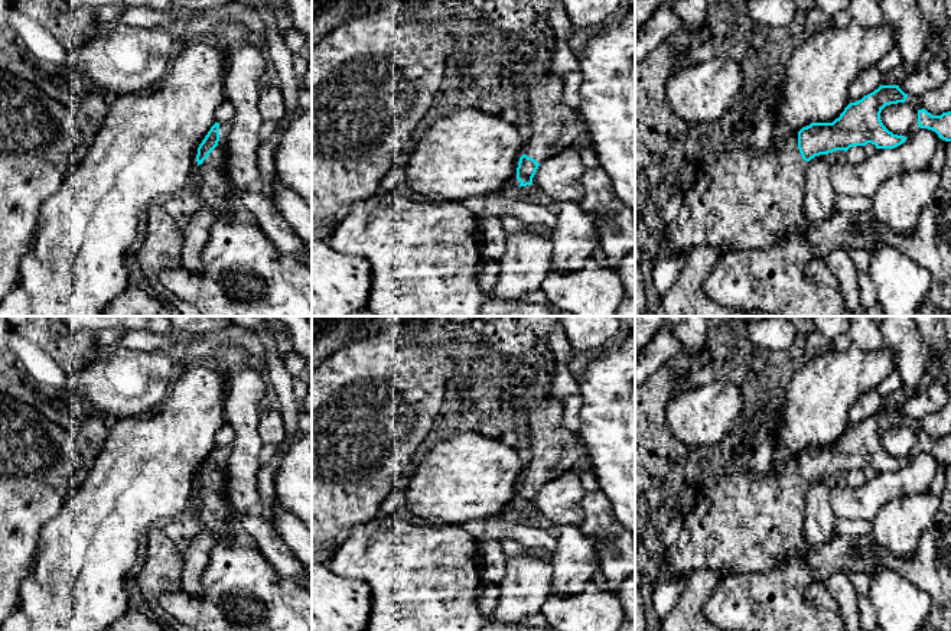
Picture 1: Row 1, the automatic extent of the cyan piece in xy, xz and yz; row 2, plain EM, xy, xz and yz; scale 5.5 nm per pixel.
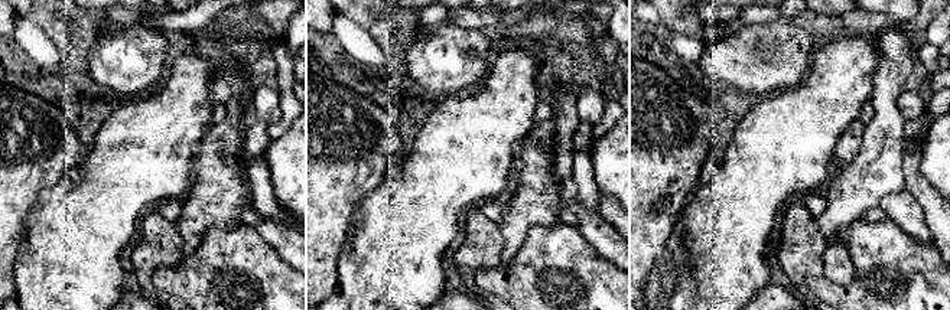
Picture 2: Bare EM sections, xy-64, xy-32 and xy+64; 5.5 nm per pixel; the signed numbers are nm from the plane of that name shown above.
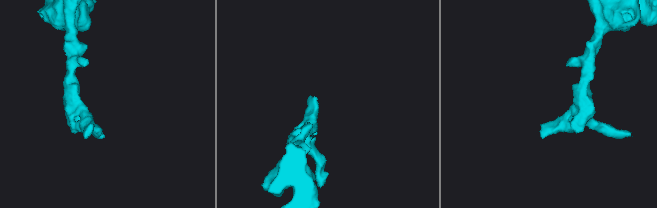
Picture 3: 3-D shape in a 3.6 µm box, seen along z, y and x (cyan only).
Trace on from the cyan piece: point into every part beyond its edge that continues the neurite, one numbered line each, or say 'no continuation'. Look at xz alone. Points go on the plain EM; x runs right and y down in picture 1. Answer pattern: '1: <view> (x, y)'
1: xz (551, 451)

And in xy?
1: xy (214, 524)

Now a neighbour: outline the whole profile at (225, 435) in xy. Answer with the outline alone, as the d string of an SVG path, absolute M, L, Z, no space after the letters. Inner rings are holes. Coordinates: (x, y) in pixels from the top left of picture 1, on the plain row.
M225 423L215 436L216 446L229 446L234 442L235 433L231 425Z

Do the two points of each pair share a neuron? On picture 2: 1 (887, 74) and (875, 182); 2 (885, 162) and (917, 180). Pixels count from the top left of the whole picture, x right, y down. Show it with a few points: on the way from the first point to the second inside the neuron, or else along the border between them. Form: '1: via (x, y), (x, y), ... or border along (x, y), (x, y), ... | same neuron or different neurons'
1: via (885, 101), (885, 133), (882, 136), (881, 154) | same neuron
2: border along (903, 153), (905, 188) | different neurons

